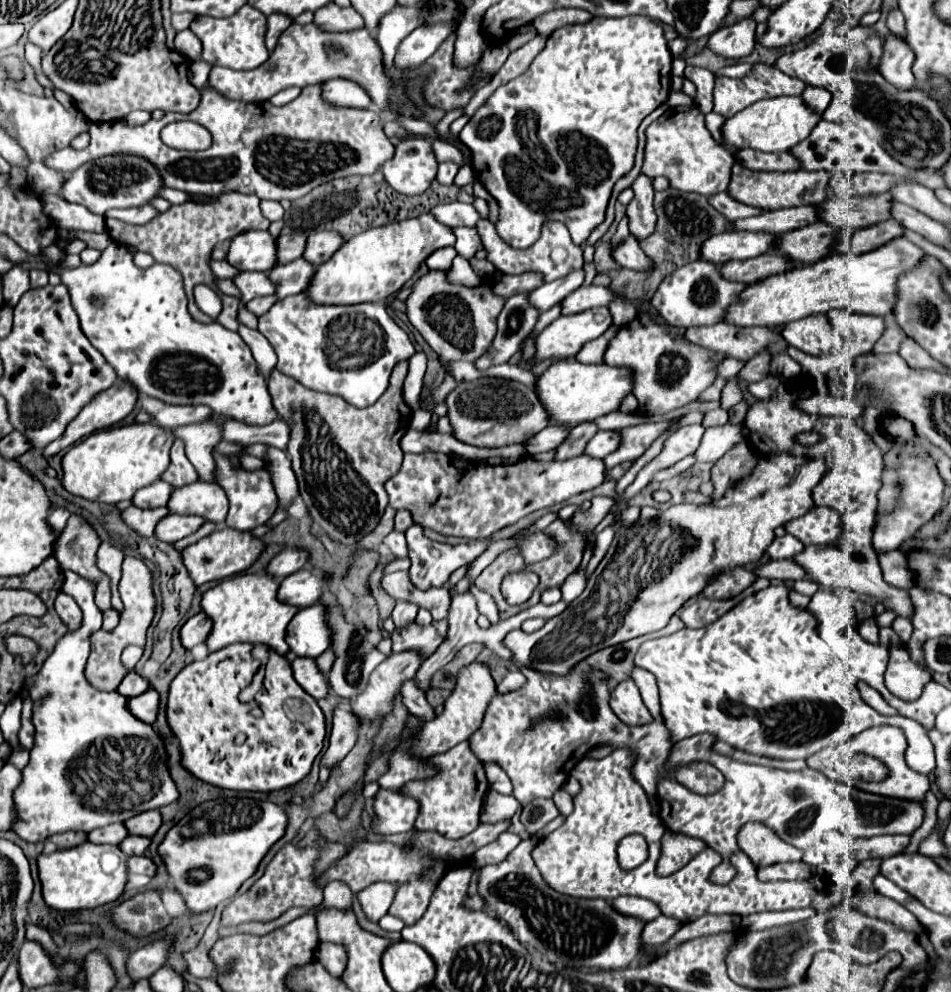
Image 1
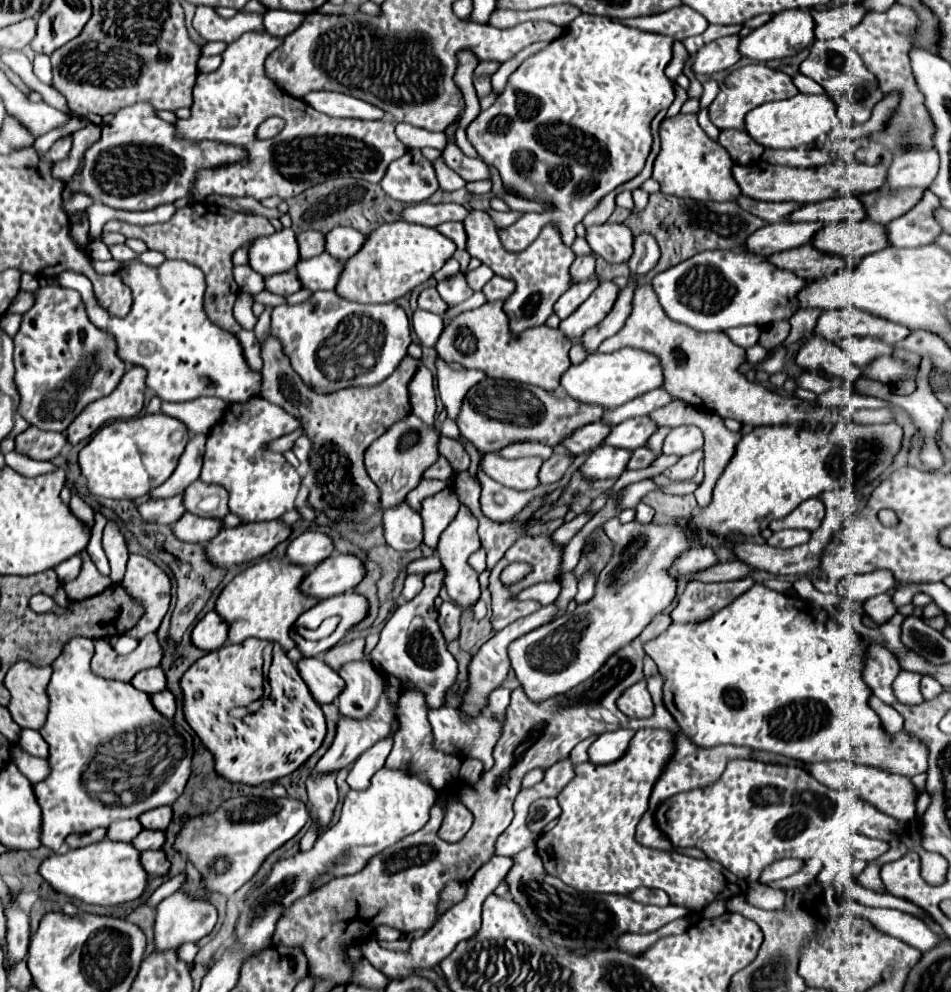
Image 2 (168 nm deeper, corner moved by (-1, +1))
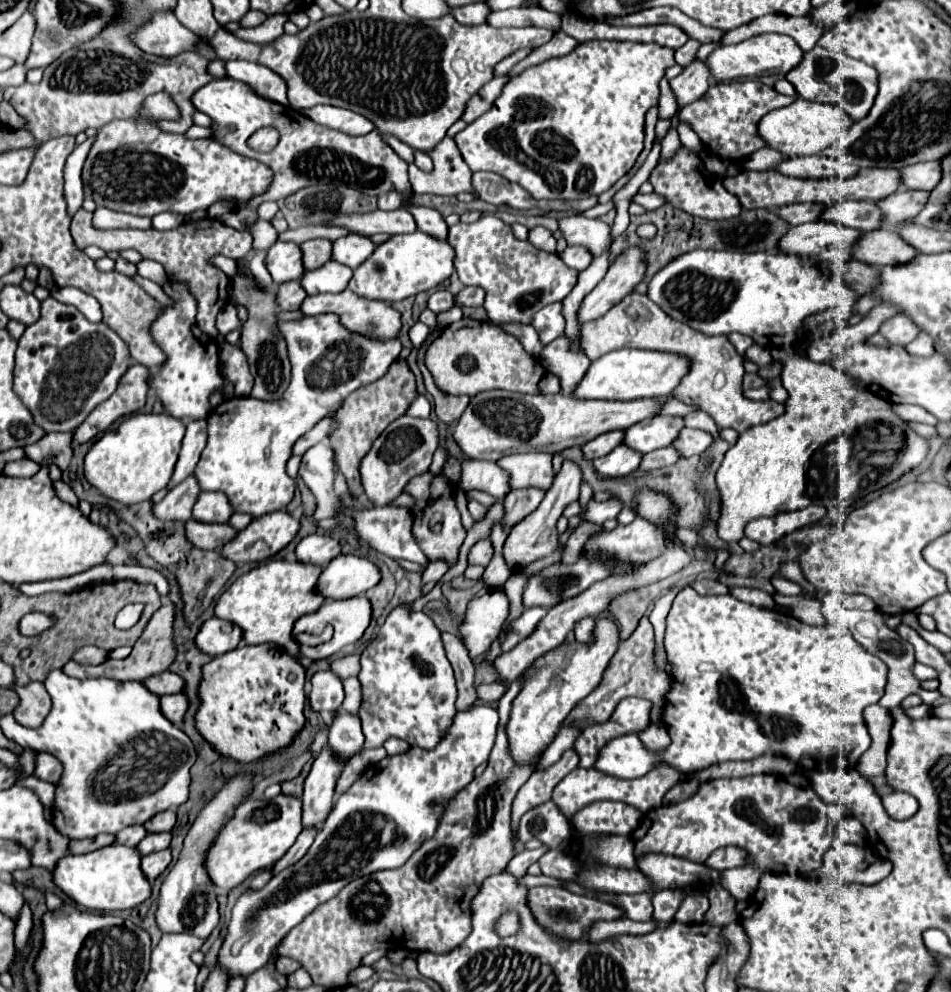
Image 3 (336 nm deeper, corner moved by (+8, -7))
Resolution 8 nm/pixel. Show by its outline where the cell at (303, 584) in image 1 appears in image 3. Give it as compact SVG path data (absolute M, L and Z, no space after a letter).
M341 554L323 570L317 592L329 600L343 600L365 594L377 586L379 580L381 572L371 560L355 554Z

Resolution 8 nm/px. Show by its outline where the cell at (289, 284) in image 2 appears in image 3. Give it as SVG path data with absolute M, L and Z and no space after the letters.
M299 280L285 282L277 288L277 304L281 310L299 310L305 298L307 298L307 292L303 290Z

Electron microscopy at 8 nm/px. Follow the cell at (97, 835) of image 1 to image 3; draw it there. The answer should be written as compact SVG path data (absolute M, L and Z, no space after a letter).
M127 826L117 834L117 842L123 846L137 846L147 836L147 830L143 826Z

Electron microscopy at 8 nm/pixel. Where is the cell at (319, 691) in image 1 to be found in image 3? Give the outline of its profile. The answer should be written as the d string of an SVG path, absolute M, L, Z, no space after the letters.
M331 670L317 672L311 678L311 694L309 702L315 712L335 712L343 702L343 684L337 674Z

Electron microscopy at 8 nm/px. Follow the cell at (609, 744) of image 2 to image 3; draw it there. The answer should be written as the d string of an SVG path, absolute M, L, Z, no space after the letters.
M683 588L675 598L667 618L665 650L673 664L673 686L667 694L663 722L671 732L671 744L665 750L651 752L637 734L611 740L595 762L597 770L615 778L641 778L657 762L665 762L683 774L693 774L727 760L751 760L767 752L779 752L791 758L799 768L815 770L833 756L845 756L855 766L861 754L871 746L863 710L877 704L887 682L887 666L855 642L843 624L809 626L777 610L757 608L731 594L699 596L693 588Z

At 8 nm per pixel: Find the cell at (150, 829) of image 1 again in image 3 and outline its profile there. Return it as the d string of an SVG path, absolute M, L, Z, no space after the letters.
M167 810L155 814L155 818L145 822L145 826L149 832L169 832L175 826L175 822L177 822L177 810Z

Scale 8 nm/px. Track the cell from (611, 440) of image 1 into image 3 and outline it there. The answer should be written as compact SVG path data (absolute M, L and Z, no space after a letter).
M659 416L659 418L647 418L647 422L637 422L627 430L627 446L633 450L639 450L643 454L671 446L679 432L683 430L685 420L681 416Z

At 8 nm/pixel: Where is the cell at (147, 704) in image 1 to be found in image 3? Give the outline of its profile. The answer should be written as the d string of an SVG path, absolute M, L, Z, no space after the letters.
M171 694L171 696L161 696L161 710L167 720L171 720L177 726L183 726L183 716L189 708L189 700L185 694Z

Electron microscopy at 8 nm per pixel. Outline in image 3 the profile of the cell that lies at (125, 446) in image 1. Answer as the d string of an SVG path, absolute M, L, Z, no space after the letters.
M133 414L115 430L107 430L85 456L85 478L107 498L123 504L137 504L151 500L151 496L165 488L173 476L175 462L185 436L185 422L169 414Z

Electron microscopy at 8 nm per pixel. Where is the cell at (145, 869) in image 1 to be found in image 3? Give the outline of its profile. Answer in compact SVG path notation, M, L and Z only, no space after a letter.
M163 850L163 852L155 852L155 854L143 856L141 868L147 874L149 882L153 882L169 864L171 864L171 850Z

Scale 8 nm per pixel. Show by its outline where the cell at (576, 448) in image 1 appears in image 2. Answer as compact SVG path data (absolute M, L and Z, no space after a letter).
M552 454L546 462L544 462L544 466L540 468L540 484L544 484L544 486L548 486L548 484L554 484L554 482L558 482L564 474L566 474L566 470L570 468L570 464L574 462L574 454Z

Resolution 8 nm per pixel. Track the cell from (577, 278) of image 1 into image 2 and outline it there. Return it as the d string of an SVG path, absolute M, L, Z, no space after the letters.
M578 256L574 260L574 264L570 266L570 274L572 274L572 282L582 282L588 280L594 274L594 256Z

